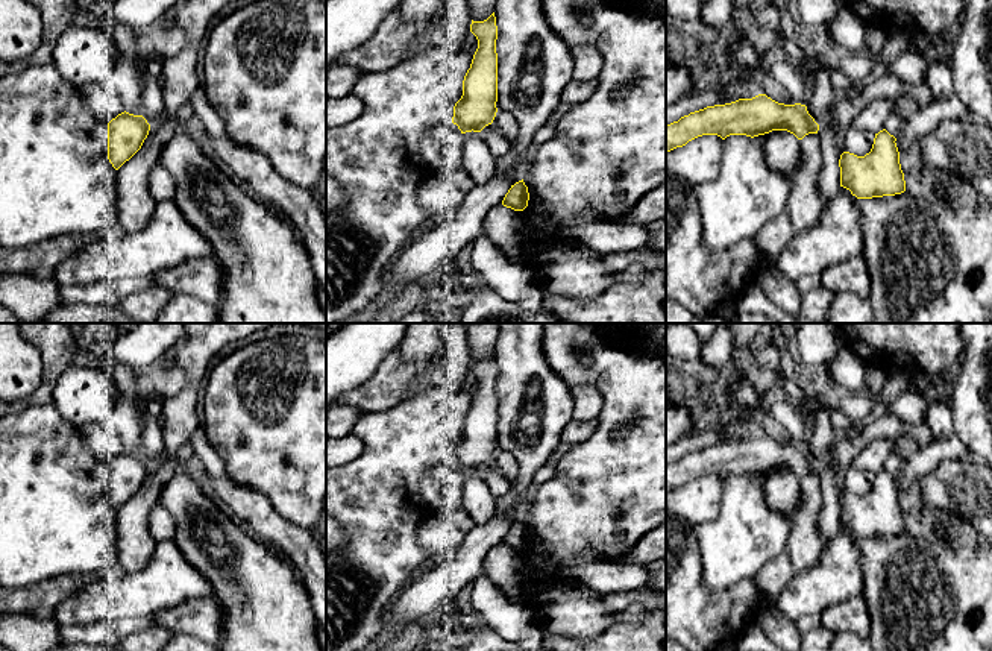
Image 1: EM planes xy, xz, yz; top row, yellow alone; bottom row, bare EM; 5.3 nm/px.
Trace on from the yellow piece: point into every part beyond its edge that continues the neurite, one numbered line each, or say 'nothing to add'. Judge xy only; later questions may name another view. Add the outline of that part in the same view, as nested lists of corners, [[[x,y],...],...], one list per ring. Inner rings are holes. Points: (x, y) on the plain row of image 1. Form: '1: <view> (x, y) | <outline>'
nothing to add

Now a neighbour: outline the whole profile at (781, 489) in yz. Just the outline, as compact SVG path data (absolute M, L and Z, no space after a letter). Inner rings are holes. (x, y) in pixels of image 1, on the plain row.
M772 470L754 476L771 510L793 517L802 501L801 480L787 470Z

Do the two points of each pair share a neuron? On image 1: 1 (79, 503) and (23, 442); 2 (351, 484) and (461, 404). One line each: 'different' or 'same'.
1: same
2: same

